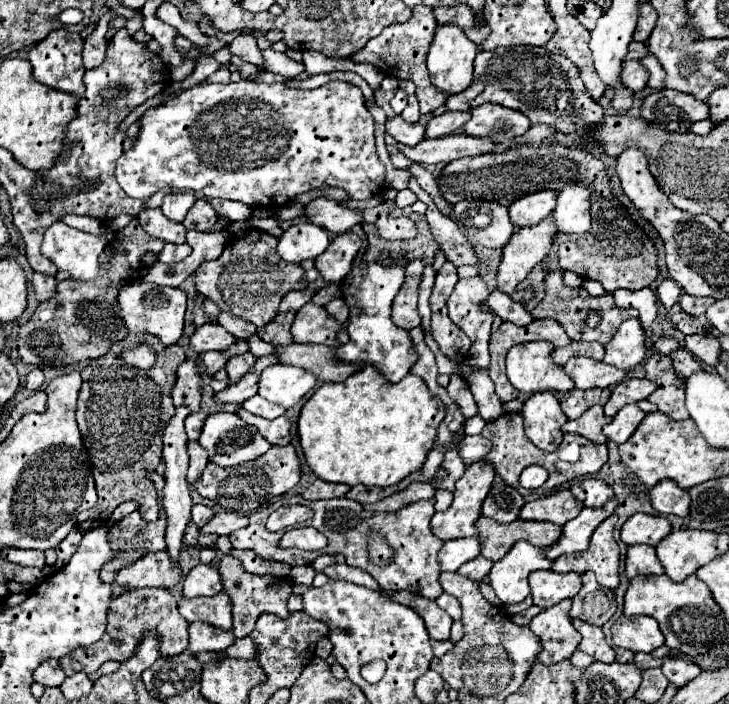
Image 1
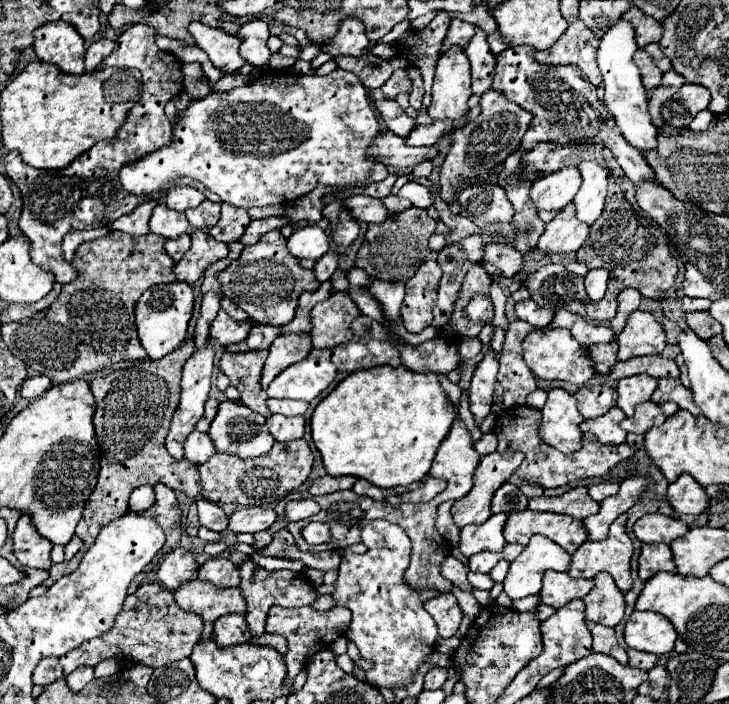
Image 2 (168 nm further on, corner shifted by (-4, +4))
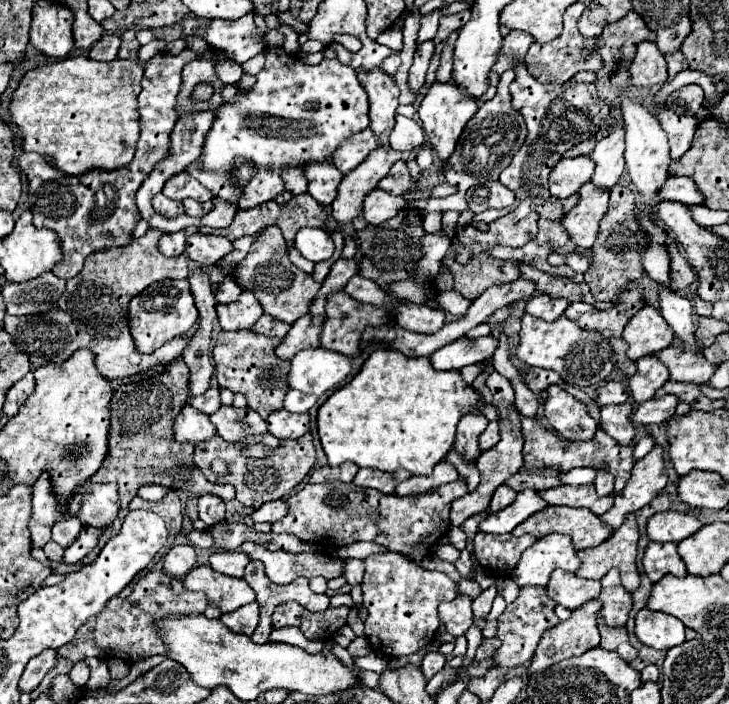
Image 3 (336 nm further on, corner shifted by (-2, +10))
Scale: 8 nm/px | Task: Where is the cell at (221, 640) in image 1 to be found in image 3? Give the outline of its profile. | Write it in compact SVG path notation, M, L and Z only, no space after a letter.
M252 602L252 604L246 604L242 608L238 608L236 612L228 612L228 614L222 614L222 622L236 634L246 634L246 636L252 636L252 632L256 630L258 626L258 618L260 618L260 612L258 612L258 604Z

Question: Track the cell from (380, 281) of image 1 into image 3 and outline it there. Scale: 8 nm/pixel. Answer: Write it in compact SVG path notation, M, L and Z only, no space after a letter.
M462 336L456 342L450 342L440 350L436 350L430 356L430 362L436 370L460 370L468 364L484 362L496 352L496 348L498 348L498 338L494 336L476 338L476 340Z

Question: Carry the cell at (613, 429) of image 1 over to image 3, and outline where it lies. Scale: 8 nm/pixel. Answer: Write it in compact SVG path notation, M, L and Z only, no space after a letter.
M662 396L660 400L658 400L658 398L646 400L646 402L638 404L636 412L632 414L632 422L634 422L634 424L640 424L640 426L666 422L666 420L674 418L678 402L680 402L680 400L674 398L674 396Z

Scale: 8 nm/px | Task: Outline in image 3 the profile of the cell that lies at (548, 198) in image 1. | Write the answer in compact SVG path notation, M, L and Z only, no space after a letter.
M588 156L562 158L550 174L550 194L554 198L568 198L580 190L594 174L594 160Z

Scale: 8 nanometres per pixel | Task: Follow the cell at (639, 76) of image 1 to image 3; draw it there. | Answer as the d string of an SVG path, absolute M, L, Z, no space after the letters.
M640 42L636 48L636 56L630 64L630 80L638 88L660 86L668 80L666 60L658 52L654 42Z

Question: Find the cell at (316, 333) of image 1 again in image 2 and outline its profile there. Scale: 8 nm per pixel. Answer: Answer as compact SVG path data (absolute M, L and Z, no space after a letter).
M346 292L332 294L328 300L312 308L312 346L334 348L352 340L352 320L360 314Z

